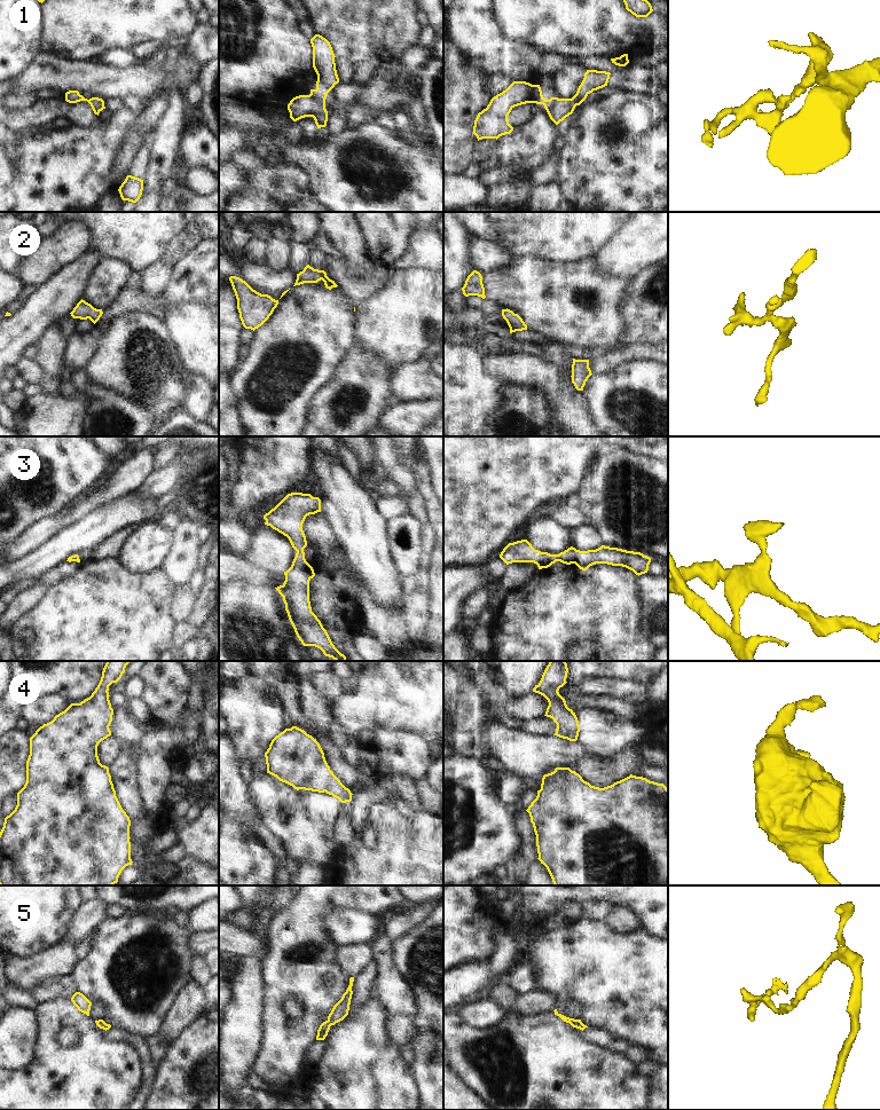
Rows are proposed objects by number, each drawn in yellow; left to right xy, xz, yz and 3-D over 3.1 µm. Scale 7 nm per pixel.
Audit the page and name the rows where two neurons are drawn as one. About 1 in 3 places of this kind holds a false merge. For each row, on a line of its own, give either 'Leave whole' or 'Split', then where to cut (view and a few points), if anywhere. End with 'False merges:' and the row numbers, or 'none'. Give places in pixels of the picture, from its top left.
1: Leave whole. No split
2: Leave whole. No split
3: Leave whole. No split
4: Leave whole. No split
5: Leave whole. No split
False merges: none.

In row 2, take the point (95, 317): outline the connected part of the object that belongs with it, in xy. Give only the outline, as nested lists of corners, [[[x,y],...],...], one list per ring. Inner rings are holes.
[[[81,299],[70,314],[73,318],[89,318],[95,324],[102,316],[103,312],[102,309],[94,308],[91,304]]]

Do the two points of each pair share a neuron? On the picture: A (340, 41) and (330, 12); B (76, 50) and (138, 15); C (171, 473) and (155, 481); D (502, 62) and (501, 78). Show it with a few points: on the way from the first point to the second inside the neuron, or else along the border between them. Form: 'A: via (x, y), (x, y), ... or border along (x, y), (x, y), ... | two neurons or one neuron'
A: via (340, 34), (340, 22), (337, 18) | one neuron
B: via (91, 36), (111, 15), (123, 15) | one neuron
C: via (167, 477), (158, 481) | one neuron
D: border along (489, 76), (496, 72), (507, 72), (513, 80) | two neurons

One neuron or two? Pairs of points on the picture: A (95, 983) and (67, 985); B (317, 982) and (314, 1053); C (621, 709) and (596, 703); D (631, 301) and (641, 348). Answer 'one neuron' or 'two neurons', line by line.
A: two neurons
B: two neurons
C: one neuron
D: two neurons

